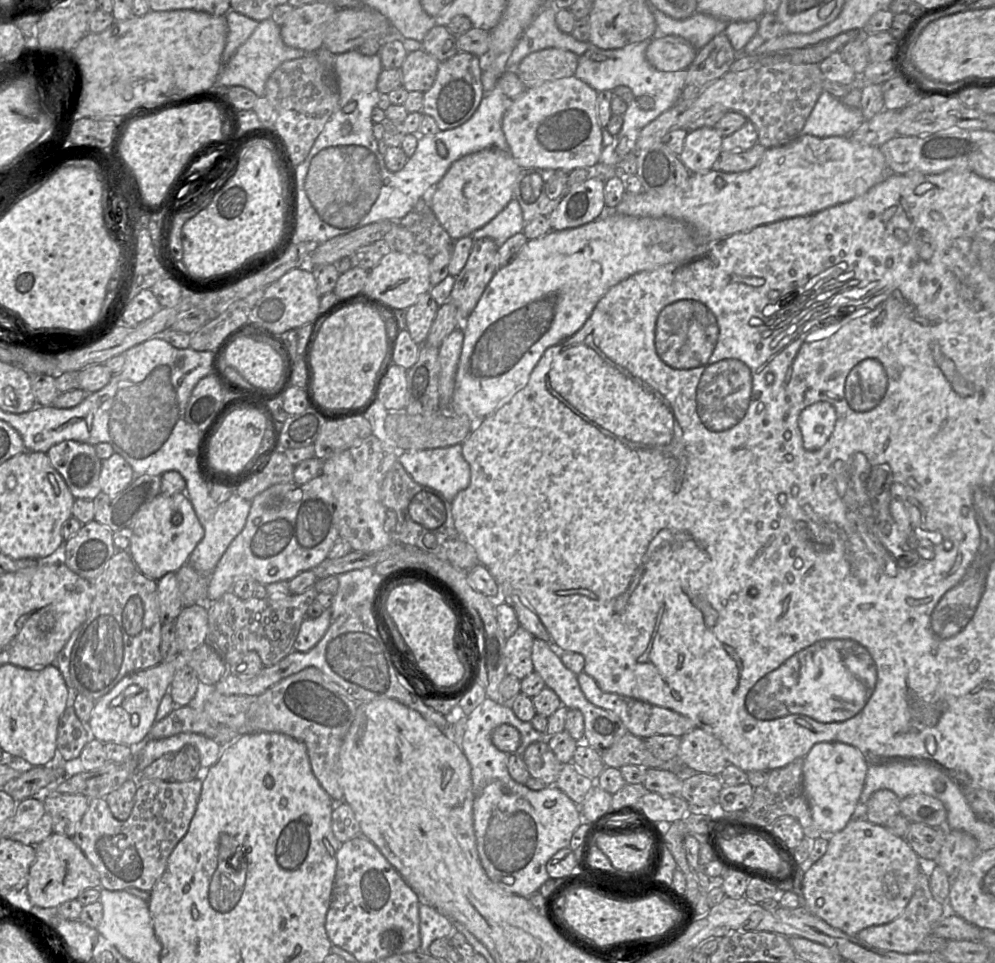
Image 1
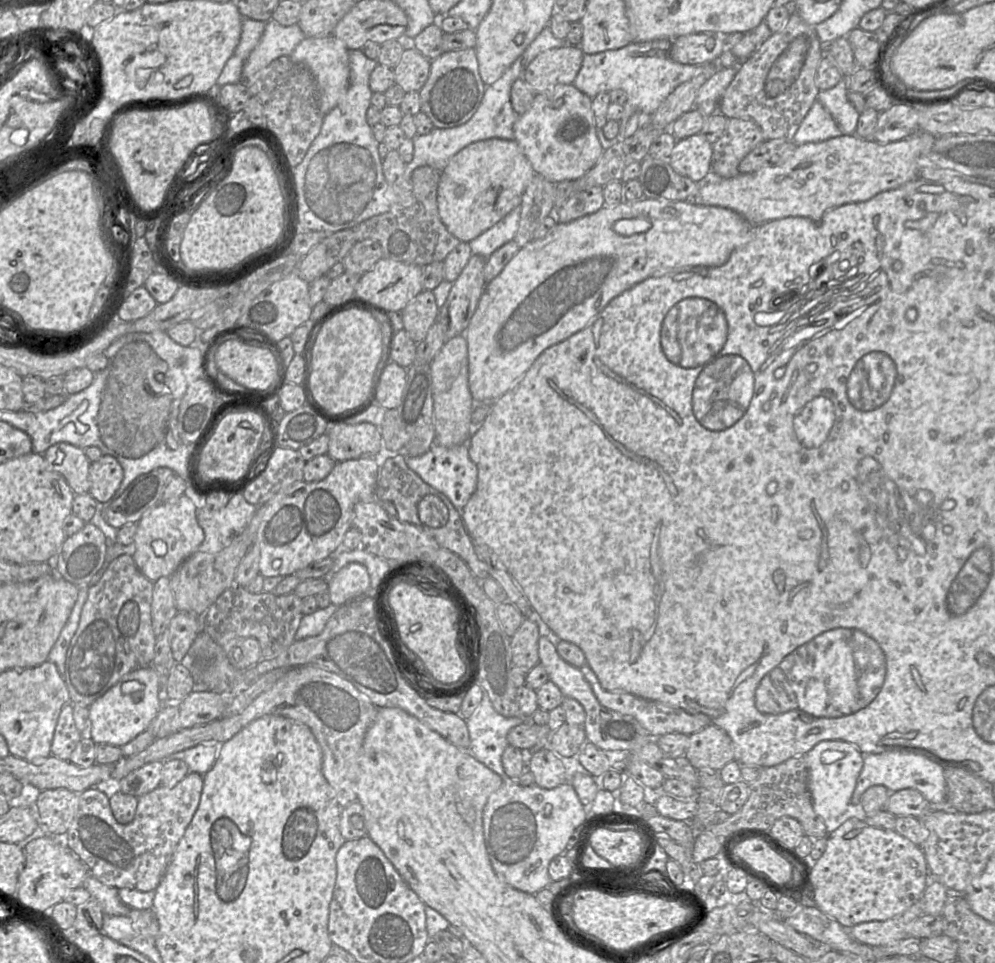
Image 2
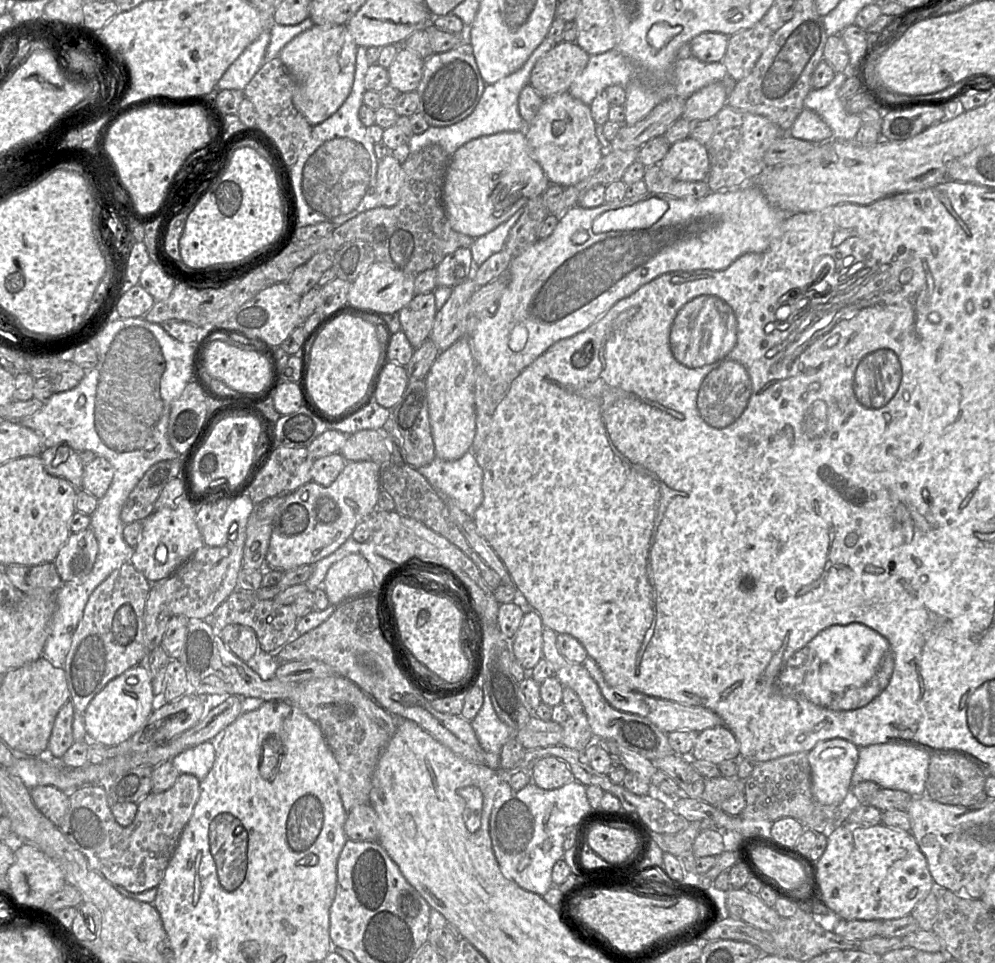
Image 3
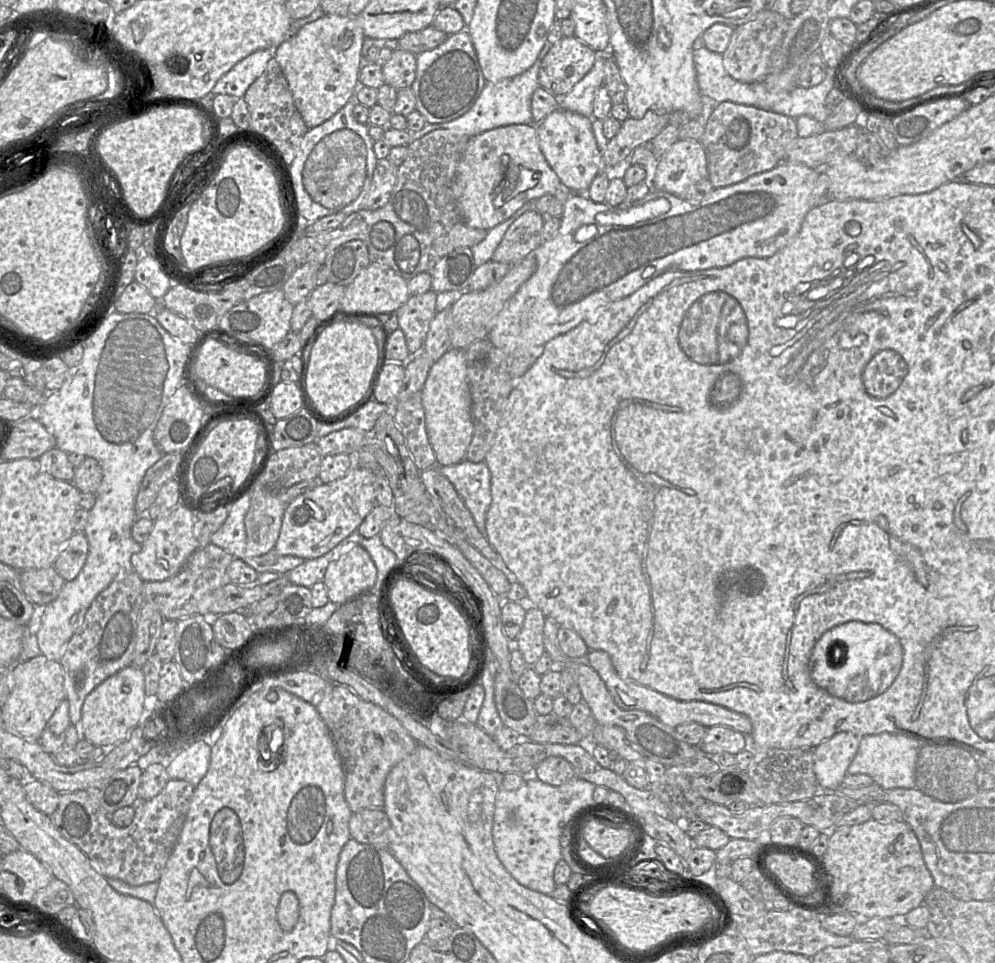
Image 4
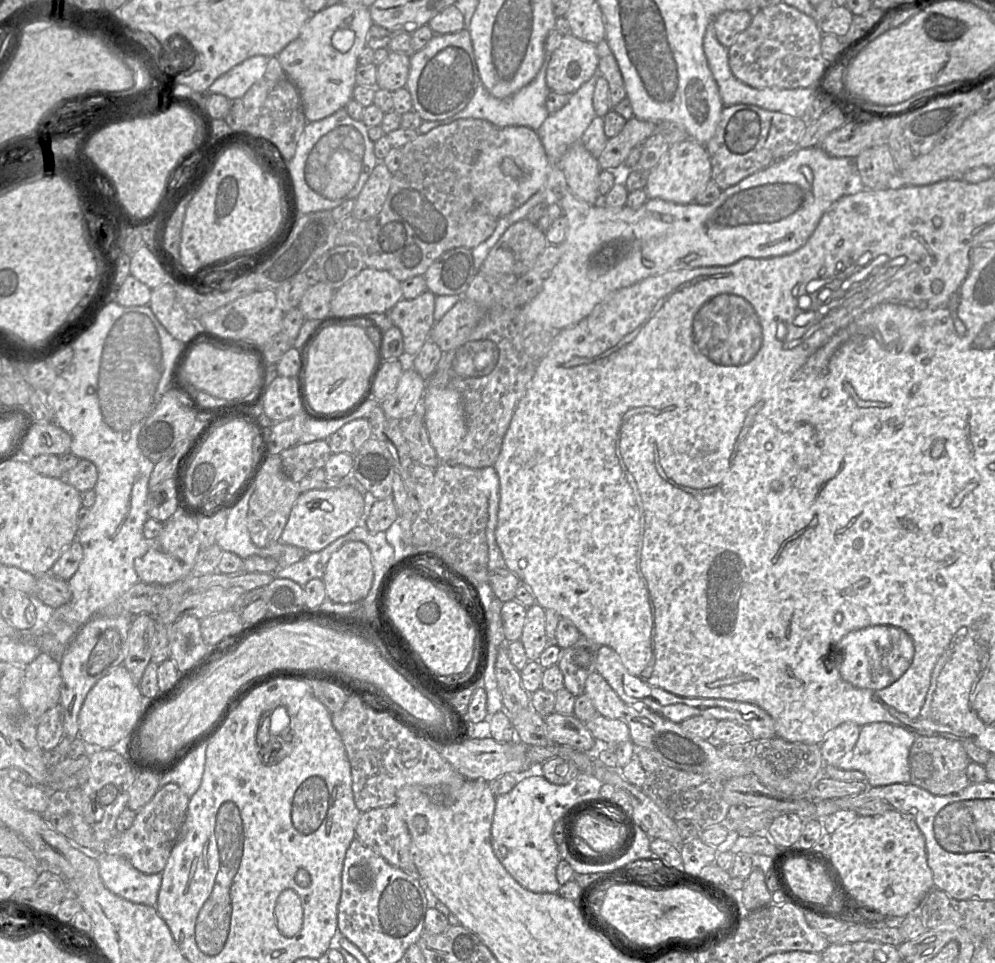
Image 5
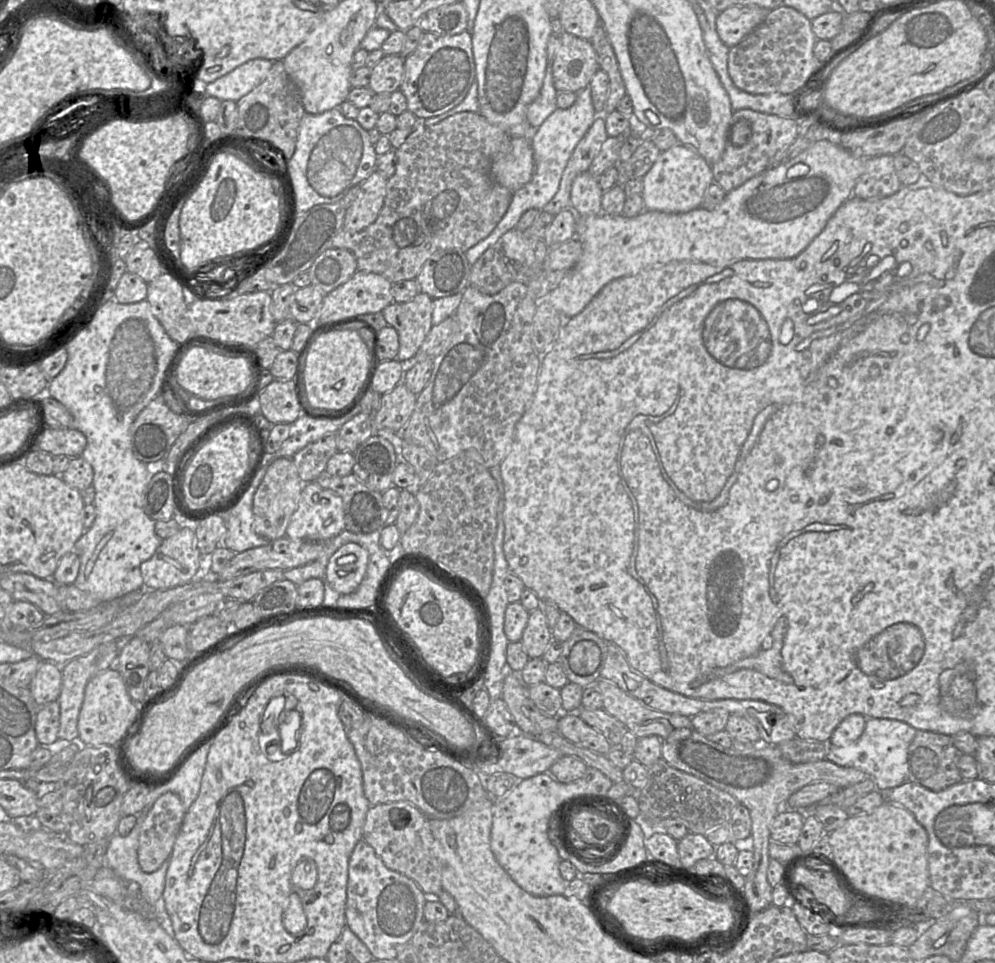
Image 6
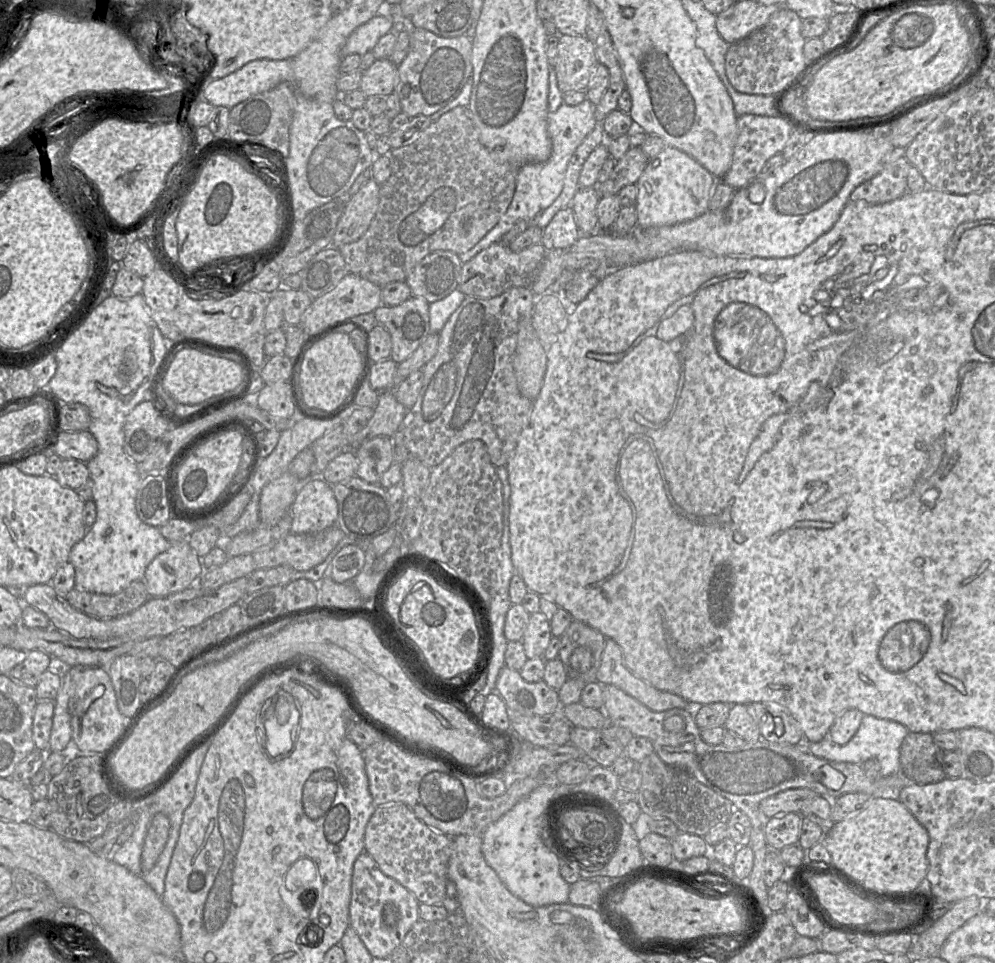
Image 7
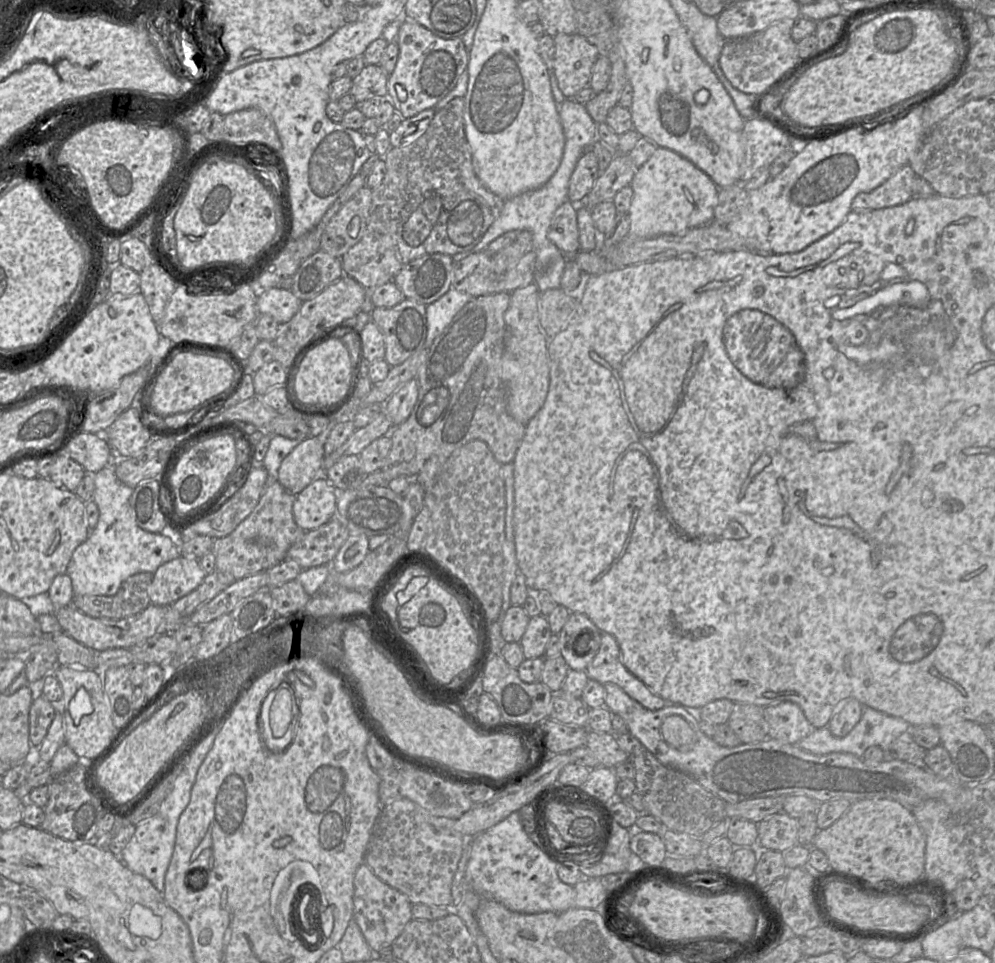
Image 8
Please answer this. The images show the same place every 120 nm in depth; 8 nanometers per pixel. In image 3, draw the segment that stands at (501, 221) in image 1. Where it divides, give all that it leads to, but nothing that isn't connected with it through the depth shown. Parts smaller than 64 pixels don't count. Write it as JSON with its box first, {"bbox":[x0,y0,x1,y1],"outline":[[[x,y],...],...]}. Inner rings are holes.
{"bbox":[469,207,524,267],"outline":[[[524,207],[517,210],[507,221],[501,223],[492,231],[474,239],[469,248],[471,249],[475,267],[479,267],[490,256],[504,249],[511,228],[516,224],[523,212]]]}

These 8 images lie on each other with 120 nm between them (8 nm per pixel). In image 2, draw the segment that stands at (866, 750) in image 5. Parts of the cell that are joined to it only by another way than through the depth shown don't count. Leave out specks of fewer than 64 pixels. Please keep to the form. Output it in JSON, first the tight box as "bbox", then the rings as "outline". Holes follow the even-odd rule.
{"bbox":[851,749,946,809],"outline":[[[899,749],[897,751],[886,751],[879,754],[865,754],[863,756],[863,767],[858,776],[856,786],[851,797],[851,804],[858,809],[863,793],[875,785],[883,785],[890,793],[902,789],[915,789],[929,801],[932,808],[946,809],[946,782],[944,768],[930,757],[908,753]]]}

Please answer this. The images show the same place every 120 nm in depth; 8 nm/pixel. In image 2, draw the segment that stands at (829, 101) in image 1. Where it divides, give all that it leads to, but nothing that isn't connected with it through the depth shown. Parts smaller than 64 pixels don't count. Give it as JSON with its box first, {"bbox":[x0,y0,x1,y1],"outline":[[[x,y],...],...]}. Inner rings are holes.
{"bbox":[793,100,842,145],"outline":[[[816,100],[801,122],[793,141],[796,145],[801,145],[822,142],[841,135],[842,131],[832,115]]]}

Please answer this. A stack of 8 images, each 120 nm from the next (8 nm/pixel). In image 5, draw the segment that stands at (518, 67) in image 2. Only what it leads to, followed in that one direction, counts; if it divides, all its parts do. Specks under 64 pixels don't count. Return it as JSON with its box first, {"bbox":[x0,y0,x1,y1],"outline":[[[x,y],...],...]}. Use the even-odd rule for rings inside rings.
{"bbox":[416,51,550,134],"outline":[[[545,51],[543,64],[535,78],[528,85],[522,87],[512,96],[504,99],[496,98],[492,96],[487,91],[482,82],[480,82],[473,97],[463,110],[443,120],[422,121],[416,131],[419,134],[425,134],[436,127],[450,124],[453,121],[459,119],[467,118],[486,120],[499,128],[503,128],[506,126],[526,126],[533,129],[534,131],[537,131],[544,122],[544,120],[550,114],[547,111],[545,105],[547,96],[550,92],[550,89],[547,86],[546,82],[546,70],[550,60],[549,56],[550,54],[548,54],[548,52]]]}

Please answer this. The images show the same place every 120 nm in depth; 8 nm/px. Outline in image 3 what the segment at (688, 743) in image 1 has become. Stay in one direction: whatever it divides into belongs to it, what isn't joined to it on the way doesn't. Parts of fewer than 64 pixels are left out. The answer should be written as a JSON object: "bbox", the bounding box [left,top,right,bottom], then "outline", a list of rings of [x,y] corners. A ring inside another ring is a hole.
{"bbox":[689,725,739,765],"outline":[[[725,725],[707,728],[698,733],[689,756],[690,759],[704,760],[715,765],[739,757],[739,743]]]}

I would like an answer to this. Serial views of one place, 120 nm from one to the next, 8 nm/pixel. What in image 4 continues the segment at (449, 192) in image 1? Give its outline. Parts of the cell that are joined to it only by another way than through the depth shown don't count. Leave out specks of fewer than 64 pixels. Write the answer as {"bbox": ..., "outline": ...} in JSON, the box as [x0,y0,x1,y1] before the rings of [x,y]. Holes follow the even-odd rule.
{"bbox":[454,124,570,230],"outline":[[[535,124],[501,126],[470,137],[454,178],[454,196],[459,213],[467,226],[476,229],[490,230],[527,202],[535,202],[546,194],[554,195],[564,204],[570,191],[546,161],[539,146]]]}

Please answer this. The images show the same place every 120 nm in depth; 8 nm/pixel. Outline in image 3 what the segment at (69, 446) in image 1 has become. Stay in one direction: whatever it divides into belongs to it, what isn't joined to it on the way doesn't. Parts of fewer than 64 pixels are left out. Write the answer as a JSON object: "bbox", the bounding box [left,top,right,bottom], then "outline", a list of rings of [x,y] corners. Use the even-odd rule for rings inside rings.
{"bbox":[40,444,84,489],"outline":[[[66,444],[45,448],[40,455],[47,473],[70,482],[81,489],[84,467],[78,452]]]}

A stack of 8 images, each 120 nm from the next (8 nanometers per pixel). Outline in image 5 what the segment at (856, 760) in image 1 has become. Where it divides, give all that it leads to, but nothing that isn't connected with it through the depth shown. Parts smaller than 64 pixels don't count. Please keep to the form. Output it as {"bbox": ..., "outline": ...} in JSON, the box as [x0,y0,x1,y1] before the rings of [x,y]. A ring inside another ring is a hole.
{"bbox":[819,722,860,767],"outline":[[[845,722],[830,731],[819,745],[823,764],[836,767],[836,763],[854,748],[860,729],[852,722]]]}

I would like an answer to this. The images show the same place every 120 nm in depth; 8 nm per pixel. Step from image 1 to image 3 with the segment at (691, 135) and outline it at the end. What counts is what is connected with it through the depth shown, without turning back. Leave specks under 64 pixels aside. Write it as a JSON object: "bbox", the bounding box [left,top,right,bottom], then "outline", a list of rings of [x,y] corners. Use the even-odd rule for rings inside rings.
{"bbox":[659,138,710,181],"outline":[[[686,138],[672,144],[659,165],[665,174],[675,180],[706,181],[710,171],[710,158],[705,145]]]}

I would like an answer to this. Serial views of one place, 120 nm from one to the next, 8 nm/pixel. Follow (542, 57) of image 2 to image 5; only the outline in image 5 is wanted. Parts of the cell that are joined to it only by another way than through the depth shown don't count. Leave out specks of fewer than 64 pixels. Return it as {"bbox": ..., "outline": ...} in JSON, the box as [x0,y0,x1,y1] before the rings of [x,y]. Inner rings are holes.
{"bbox":[546,34,599,95],"outline":[[[572,34],[563,35],[546,70],[550,91],[571,95],[594,75],[599,75],[596,45]]]}

